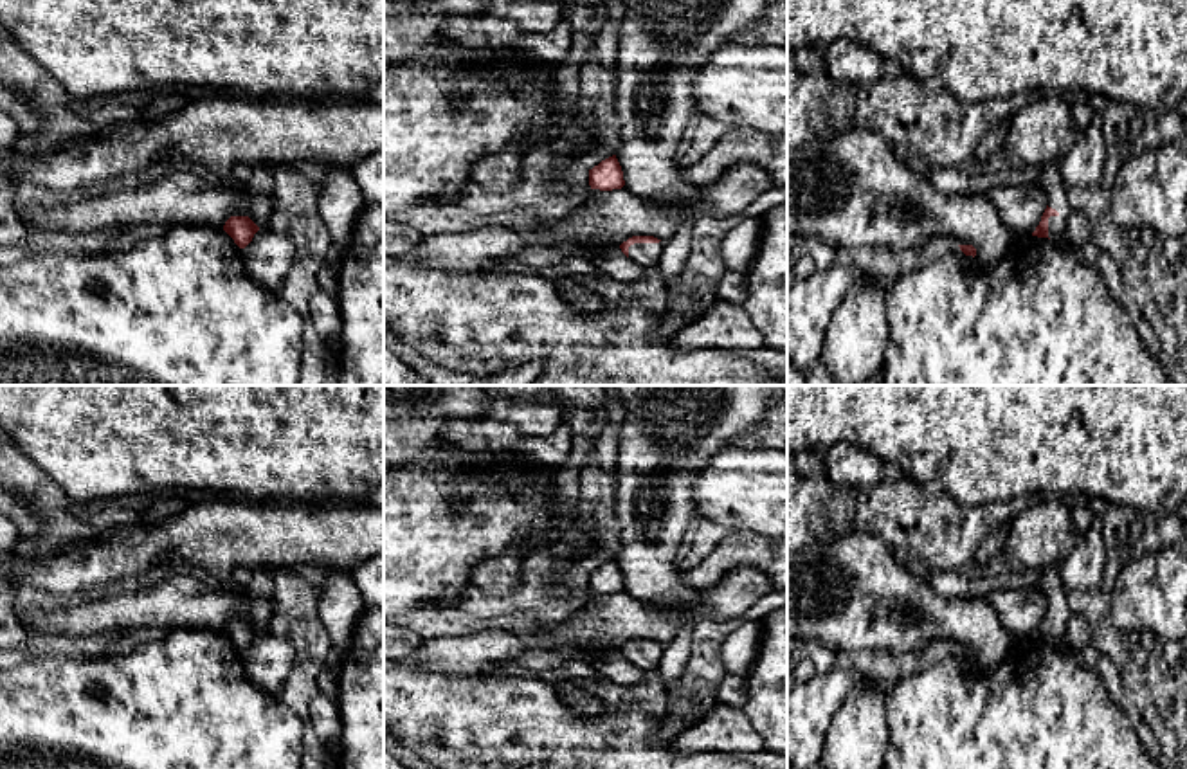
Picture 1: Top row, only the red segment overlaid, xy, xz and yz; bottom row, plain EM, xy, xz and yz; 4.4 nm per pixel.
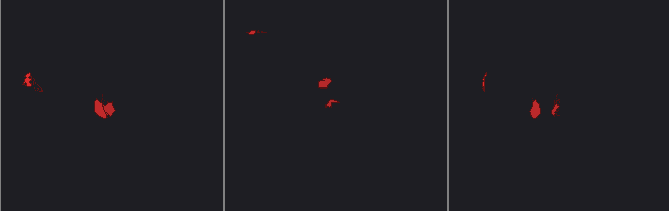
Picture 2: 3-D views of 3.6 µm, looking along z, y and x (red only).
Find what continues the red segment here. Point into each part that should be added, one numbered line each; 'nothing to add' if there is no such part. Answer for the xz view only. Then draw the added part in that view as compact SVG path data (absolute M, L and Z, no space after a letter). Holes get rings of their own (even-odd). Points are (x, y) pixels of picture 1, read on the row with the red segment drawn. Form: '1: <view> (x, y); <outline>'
1: xz (645, 254); M665 241L659 243L634 243L629 247L629 258L643 268L656 267L665 249Z

